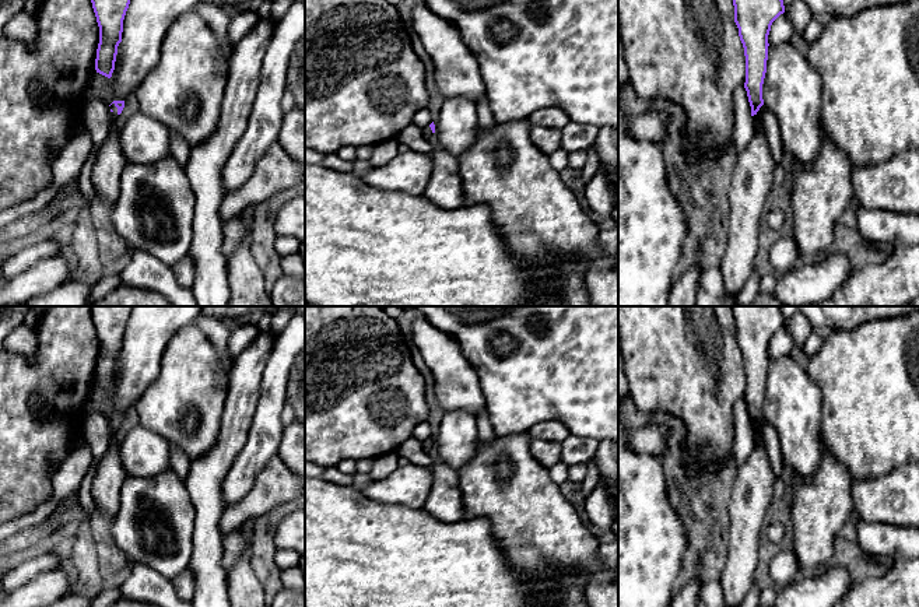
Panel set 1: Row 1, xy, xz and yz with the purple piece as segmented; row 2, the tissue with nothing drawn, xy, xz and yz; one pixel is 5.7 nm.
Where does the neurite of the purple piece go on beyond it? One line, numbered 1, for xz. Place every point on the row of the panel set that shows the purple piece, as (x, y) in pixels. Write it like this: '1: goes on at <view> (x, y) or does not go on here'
1: goes on at xz (427, 130)

